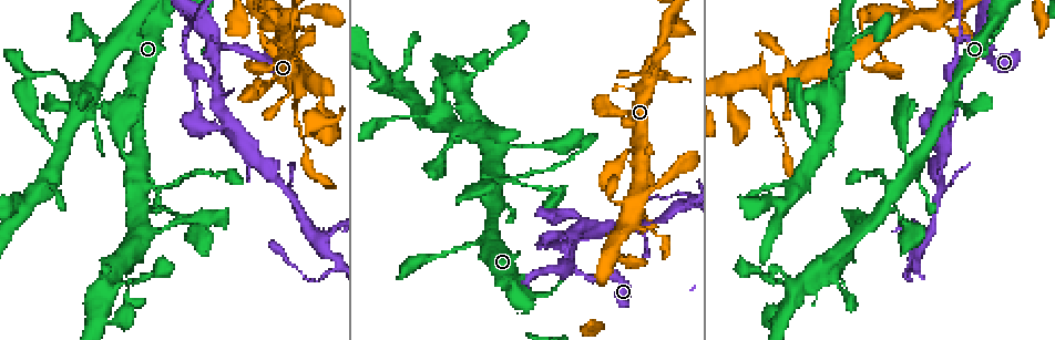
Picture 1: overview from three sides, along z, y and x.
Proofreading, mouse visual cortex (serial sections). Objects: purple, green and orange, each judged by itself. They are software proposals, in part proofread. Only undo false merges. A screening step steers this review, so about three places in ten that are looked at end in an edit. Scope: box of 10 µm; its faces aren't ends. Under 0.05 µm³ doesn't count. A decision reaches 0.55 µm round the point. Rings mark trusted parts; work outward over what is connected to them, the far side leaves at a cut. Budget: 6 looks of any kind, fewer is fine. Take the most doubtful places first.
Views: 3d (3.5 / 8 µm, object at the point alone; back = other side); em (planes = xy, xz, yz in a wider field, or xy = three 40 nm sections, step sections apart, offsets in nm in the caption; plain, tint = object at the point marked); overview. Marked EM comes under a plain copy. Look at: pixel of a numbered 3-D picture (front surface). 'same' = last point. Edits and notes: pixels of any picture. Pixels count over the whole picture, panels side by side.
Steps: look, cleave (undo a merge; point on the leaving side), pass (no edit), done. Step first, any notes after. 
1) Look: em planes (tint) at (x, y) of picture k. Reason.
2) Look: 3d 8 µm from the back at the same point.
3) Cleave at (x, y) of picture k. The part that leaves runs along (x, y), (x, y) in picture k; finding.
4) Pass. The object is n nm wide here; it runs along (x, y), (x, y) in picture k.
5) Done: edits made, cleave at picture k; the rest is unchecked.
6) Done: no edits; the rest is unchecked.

Look: 3d 3.5 µm at (297, 115) of picture 1. Narrows sharply.

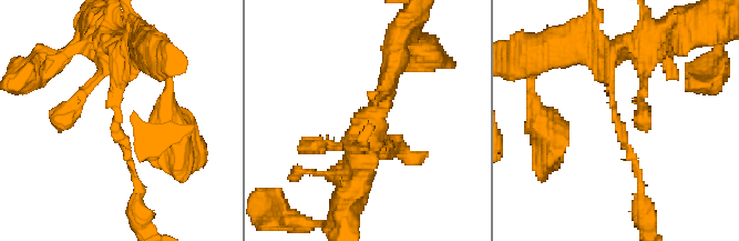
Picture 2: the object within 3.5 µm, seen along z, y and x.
Look: em xy step 3 (tint) at (613, 113) of picture 2. The arms are 150, 250 nm wide.

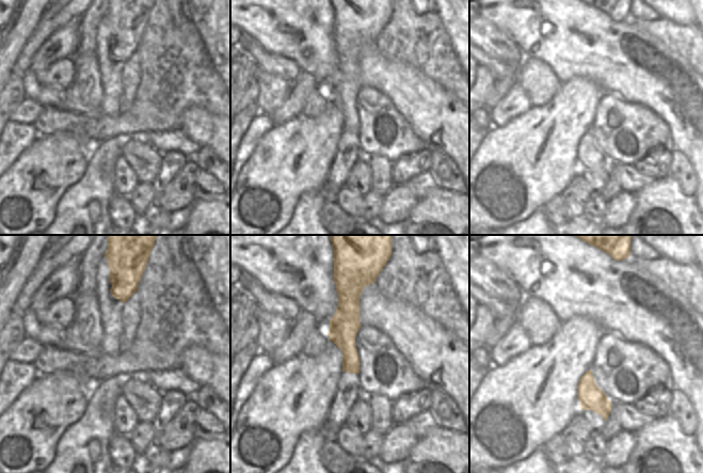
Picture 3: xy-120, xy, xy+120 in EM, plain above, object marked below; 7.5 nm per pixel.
Pass. The object is 220 nm wide here; it runs along (341, 284), (355, 371) in picture 3; continuous, no second cell.

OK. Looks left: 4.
Look: 3d 3.5 µm from the back at (314, 235) of picture 1. Side arm on a straight run.

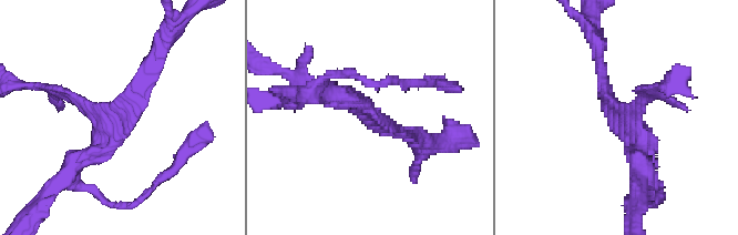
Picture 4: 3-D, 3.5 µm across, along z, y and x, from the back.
Look: em xy step 5 (tint) at (364, 107) of picture 4. 3 arms meet here; the arms are 150, 150, 250 nm wide.

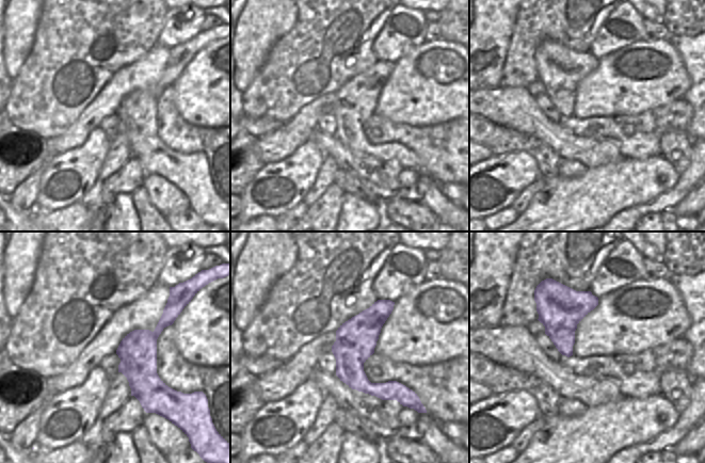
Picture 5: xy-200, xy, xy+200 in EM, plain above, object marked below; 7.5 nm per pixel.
Look: em xy step 3 (tint) at the same point. Cut it another way.

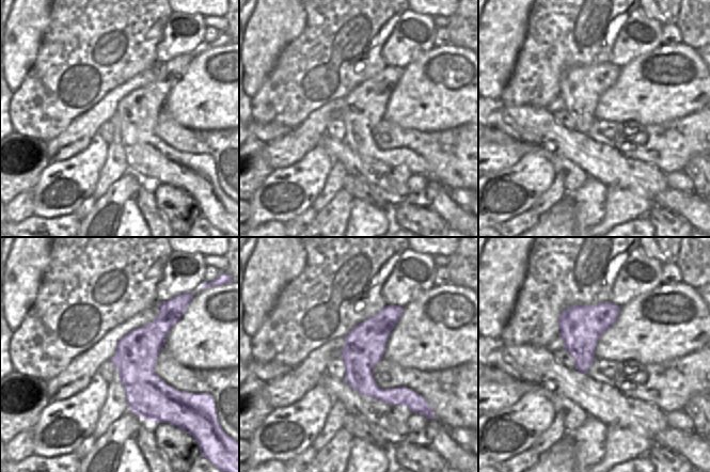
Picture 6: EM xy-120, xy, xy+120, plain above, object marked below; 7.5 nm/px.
Pass. It runs along (154, 62), (134, 103), (72, 171) in picture 4; one cell here.

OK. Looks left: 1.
Done: no edits; the rest is unchecked.

